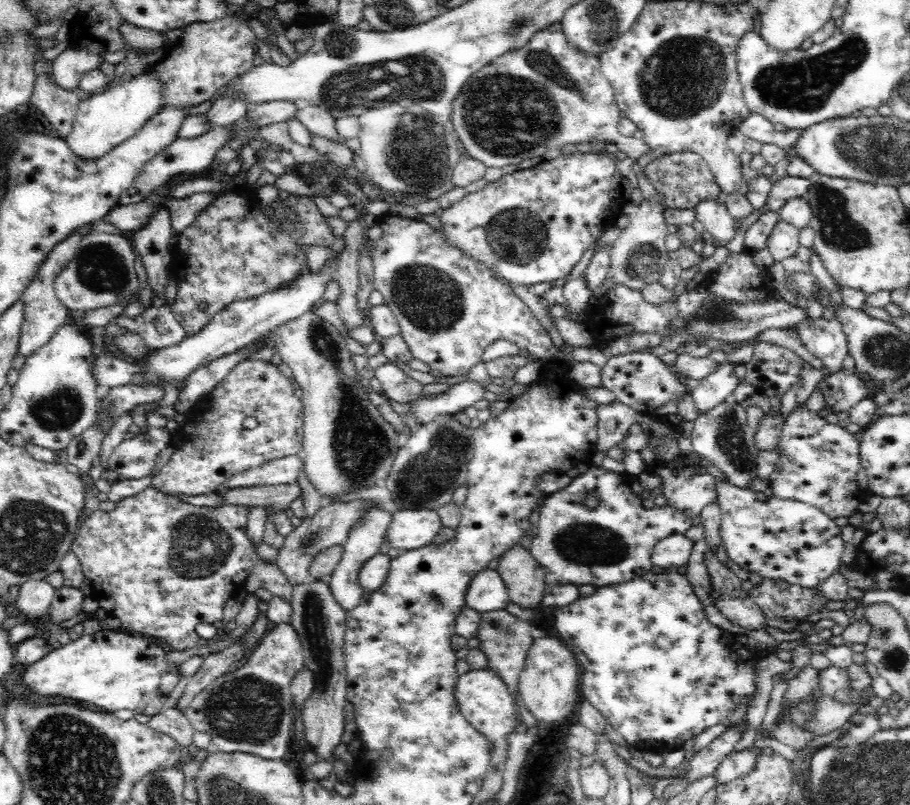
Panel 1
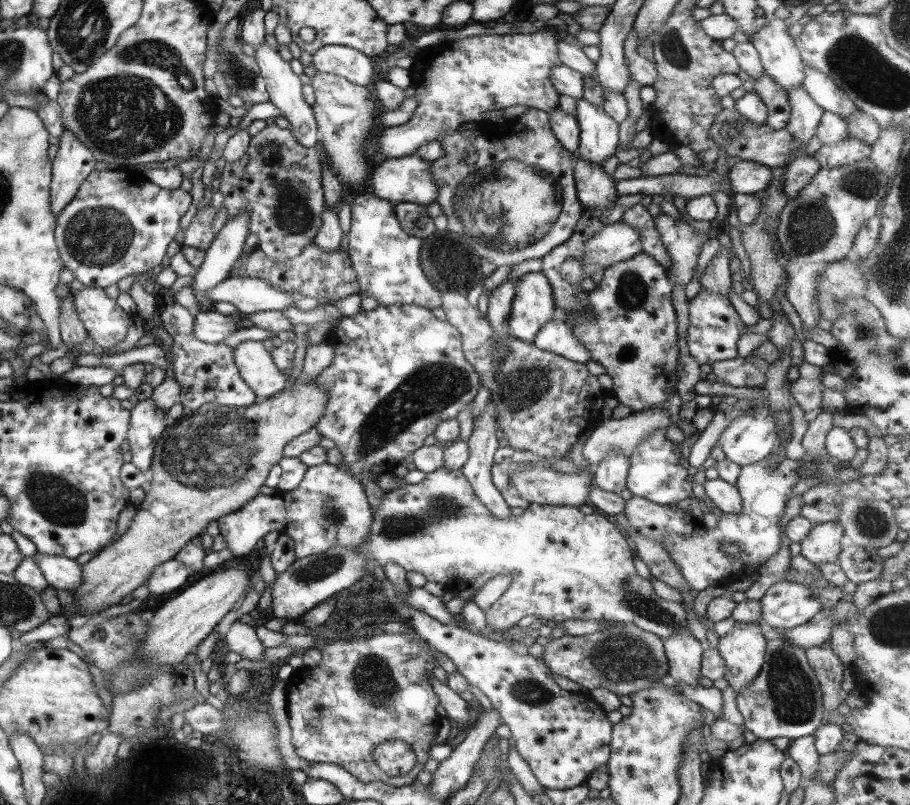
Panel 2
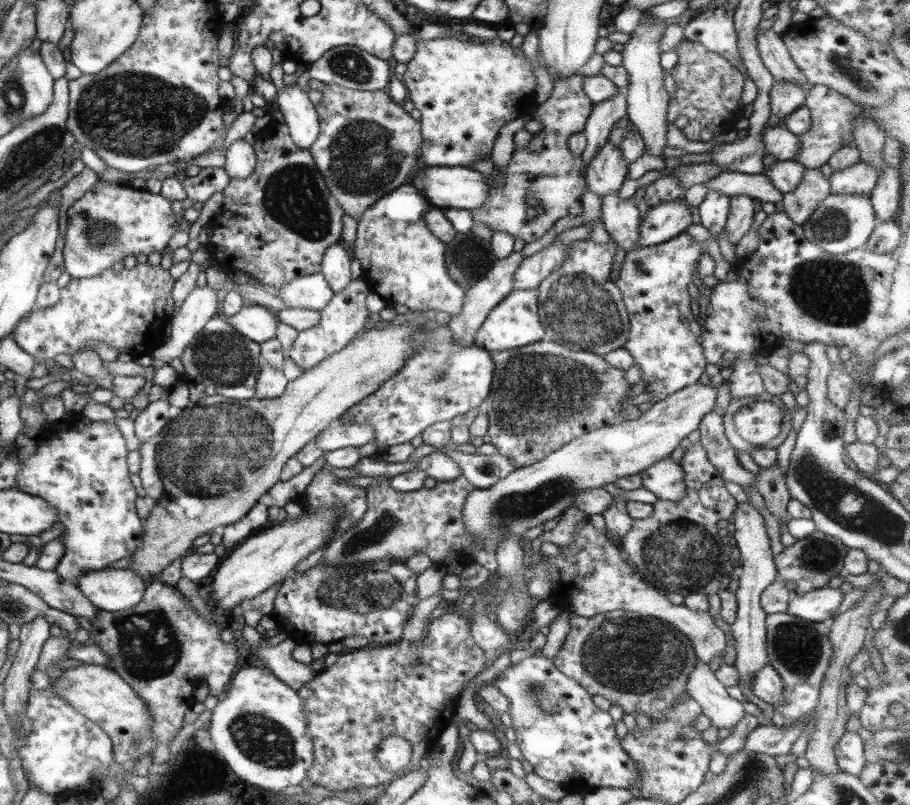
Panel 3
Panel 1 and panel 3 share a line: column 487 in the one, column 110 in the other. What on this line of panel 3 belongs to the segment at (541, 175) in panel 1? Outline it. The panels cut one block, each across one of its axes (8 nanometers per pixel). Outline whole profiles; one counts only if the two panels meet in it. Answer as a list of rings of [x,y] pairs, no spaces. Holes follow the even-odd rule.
[[[100,179],[66,210],[66,230],[62,248],[63,266],[71,279],[98,276],[128,254],[161,252],[179,224],[169,207],[171,202],[159,193],[133,189],[129,184],[112,186]]]

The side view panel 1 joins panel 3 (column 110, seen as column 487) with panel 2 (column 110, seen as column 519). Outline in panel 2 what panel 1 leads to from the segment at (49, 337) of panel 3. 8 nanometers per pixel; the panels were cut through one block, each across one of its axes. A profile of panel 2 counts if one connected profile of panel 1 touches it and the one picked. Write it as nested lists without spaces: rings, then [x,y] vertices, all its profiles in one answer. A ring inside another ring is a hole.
[[[83,287],[72,294],[73,309],[86,335],[102,349],[123,341],[133,315],[126,314],[103,289]]]

